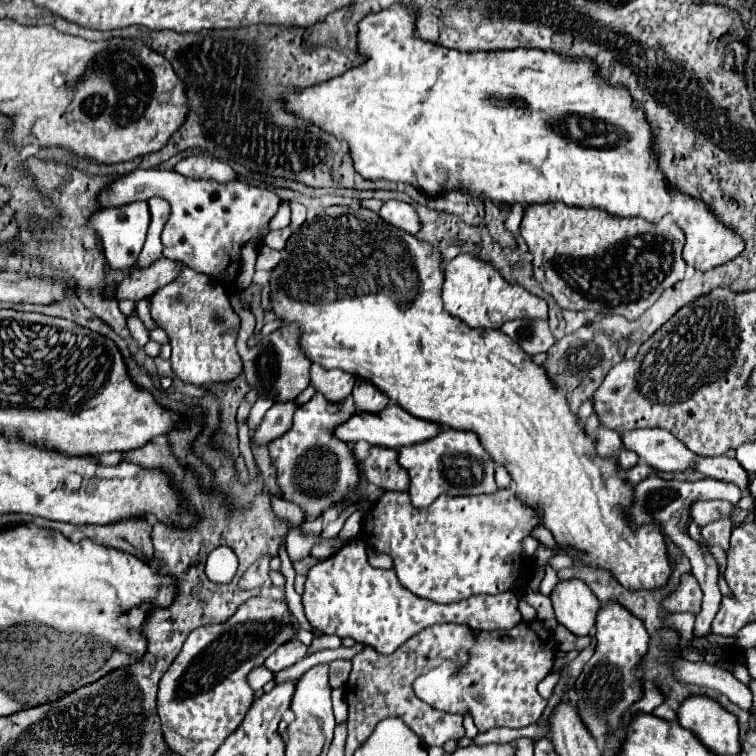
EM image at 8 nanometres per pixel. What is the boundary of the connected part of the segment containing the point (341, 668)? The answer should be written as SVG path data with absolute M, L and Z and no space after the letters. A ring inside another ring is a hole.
M332 661L330 663L330 685L332 689L336 687L344 687L346 679L348 679L348 673L350 673L350 661Z

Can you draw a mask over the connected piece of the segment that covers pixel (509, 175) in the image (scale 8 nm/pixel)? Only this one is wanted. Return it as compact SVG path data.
M396 3L380 13L366 15L360 21L360 51L364 51L364 55L368 55L368 63L364 63L364 67L356 67L352 71L346 71L344 75L330 79L328 83L320 83L316 87L308 87L304 91L294 91L288 97L288 109L292 109L292 113L324 127L324 131L336 135L338 139L348 139L348 145L352 147L354 167L356 167L356 171L360 171L360 175L364 175L364 179L402 181L402 183L410 183L414 187L422 189L428 195L436 195L436 191L440 191L440 187L456 187L456 183L468 183L468 187L472 187L472 191L476 191L476 195L488 197L497 204L521 203L530 205L562 201L566 205L606 209L608 213L612 213L616 217L644 217L648 221L658 221L666 213L670 213L686 235L682 259L686 261L686 265L690 265L698 271L714 269L726 261L732 261L734 257L738 257L742 253L744 241L734 231L730 231L730 227L726 227L708 205L704 205L700 199L694 199L690 195L684 197L684 193L680 193L678 189L668 187L662 171L656 167L656 151L652 151L651 146L652 141L654 141L654 133L648 127L644 109L640 109L632 103L628 89L624 89L622 85L606 83L598 75L596 63L592 63L586 57L572 59L572 57L558 55L554 51L540 51L540 49L514 49L514 51L490 51L490 53L488 51L486 53L484 51L472 51L472 53L454 51L454 49L418 39L416 27L414 27L414 23L416 23L414 13L416 11L410 5Z

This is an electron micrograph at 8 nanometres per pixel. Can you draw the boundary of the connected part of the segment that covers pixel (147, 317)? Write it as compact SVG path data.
M149 298L140 300L136 306L136 309L138 317L148 330L157 328L156 323L154 323L154 320L151 318Z

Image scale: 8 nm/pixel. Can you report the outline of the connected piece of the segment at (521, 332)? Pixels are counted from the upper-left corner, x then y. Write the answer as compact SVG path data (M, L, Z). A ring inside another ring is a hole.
M542 319L508 321L502 325L500 331L512 337L528 355L548 353L548 349L556 343L554 335L550 333L548 321L542 321Z

